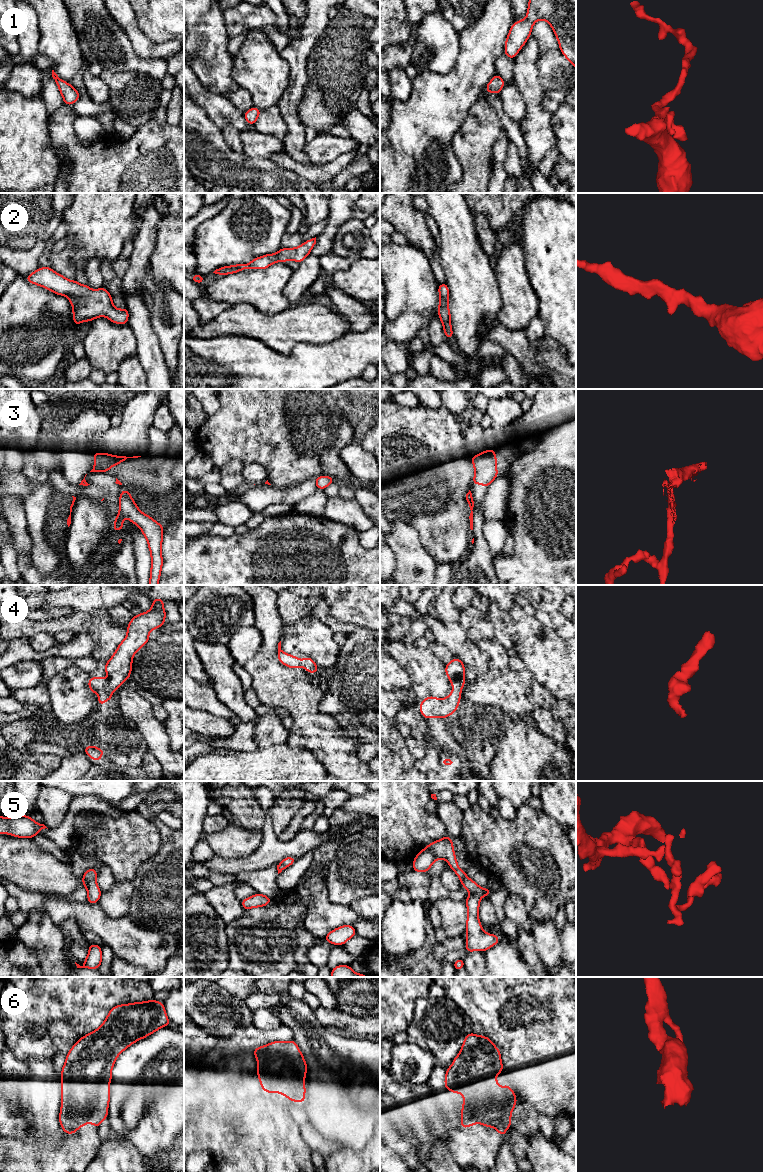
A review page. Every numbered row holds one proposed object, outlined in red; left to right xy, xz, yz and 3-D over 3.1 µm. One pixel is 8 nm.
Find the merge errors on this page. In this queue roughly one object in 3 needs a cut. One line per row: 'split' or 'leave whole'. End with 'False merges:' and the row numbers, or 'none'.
1: leave whole
2: leave whole
3: split
4: leave whole
5: split
6: leave whole
False merges: 3, 5

